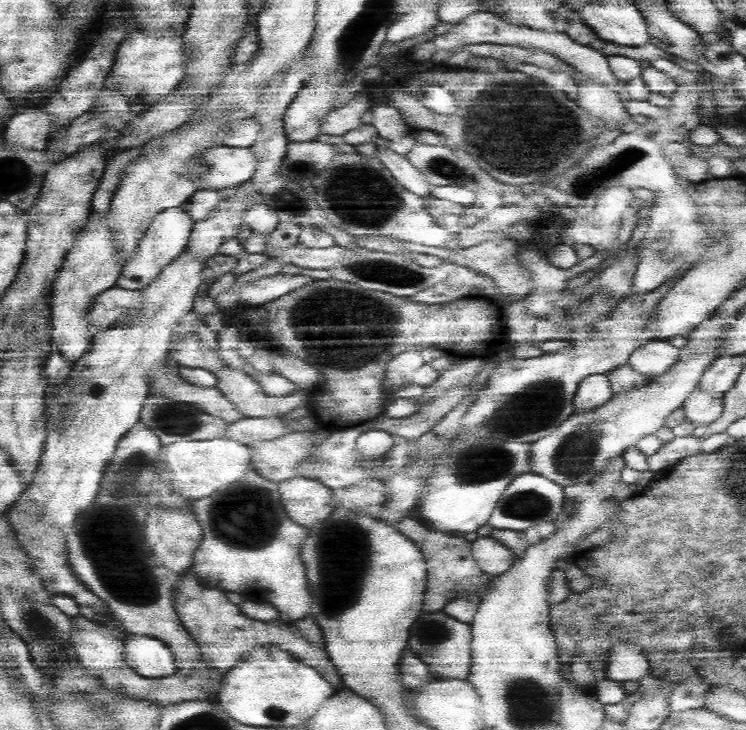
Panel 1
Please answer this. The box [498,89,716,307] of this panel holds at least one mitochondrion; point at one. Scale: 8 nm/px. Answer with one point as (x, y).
(601, 174)

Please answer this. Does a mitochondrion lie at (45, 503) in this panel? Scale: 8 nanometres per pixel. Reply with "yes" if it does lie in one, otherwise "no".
no

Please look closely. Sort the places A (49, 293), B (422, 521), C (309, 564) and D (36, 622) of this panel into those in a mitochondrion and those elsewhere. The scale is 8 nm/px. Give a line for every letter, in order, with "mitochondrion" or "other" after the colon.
A: other
B: other
C: other
D: mitochondrion

